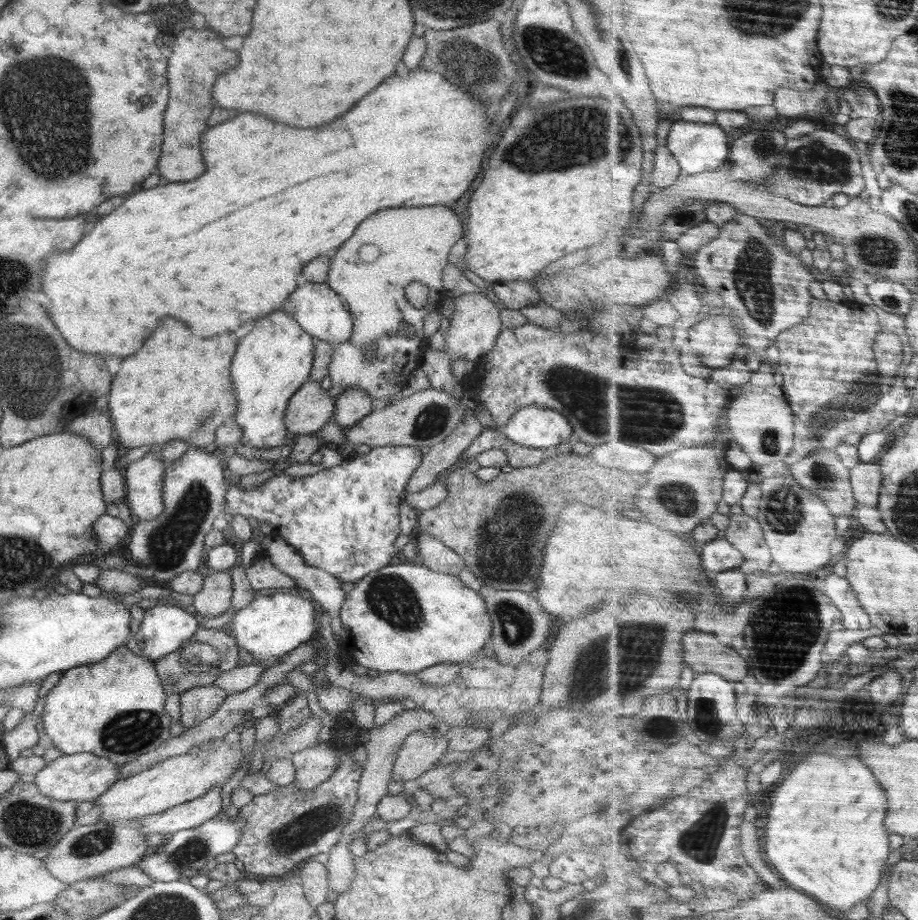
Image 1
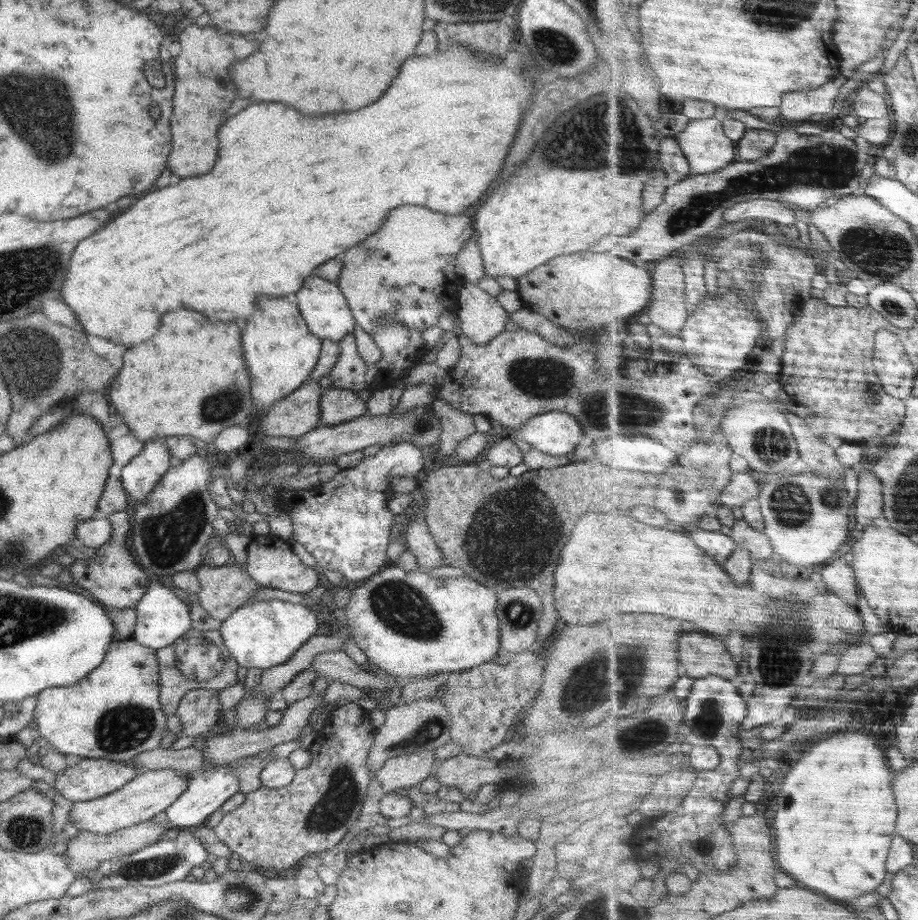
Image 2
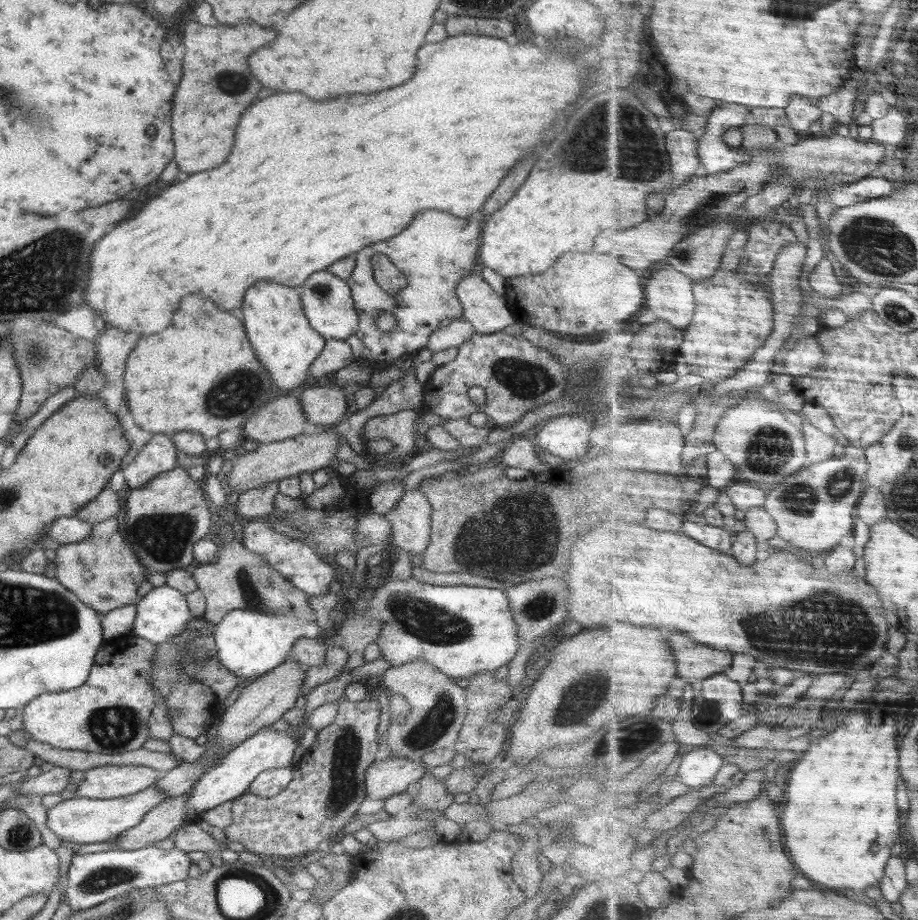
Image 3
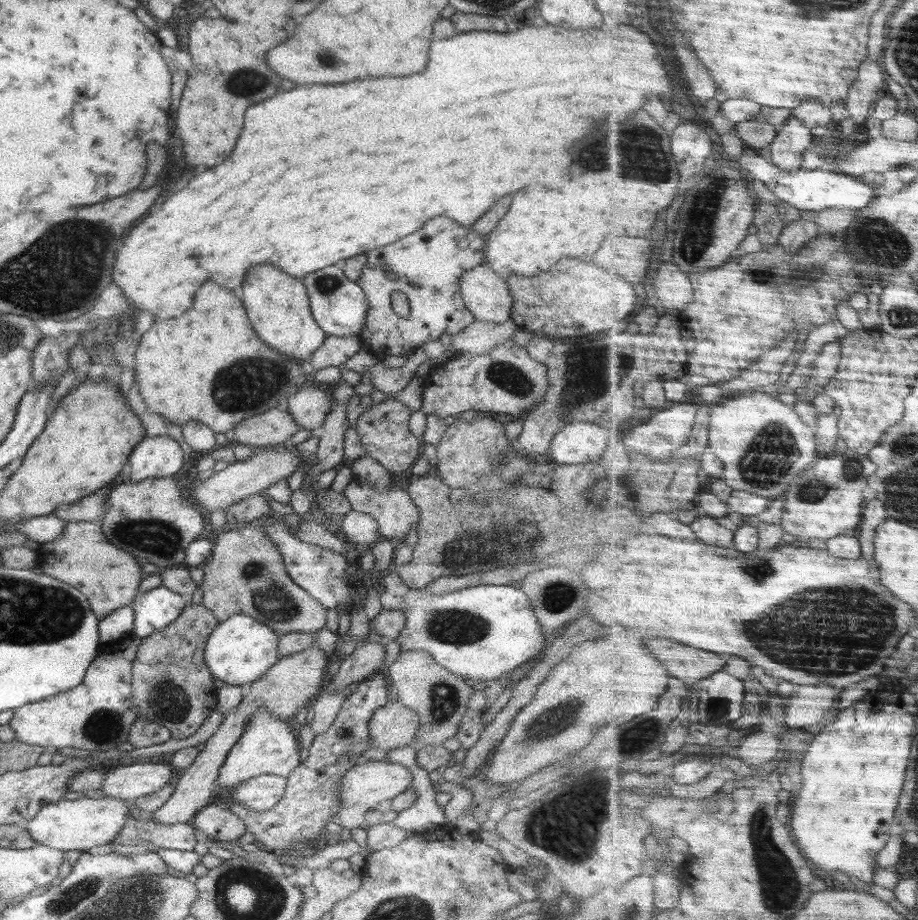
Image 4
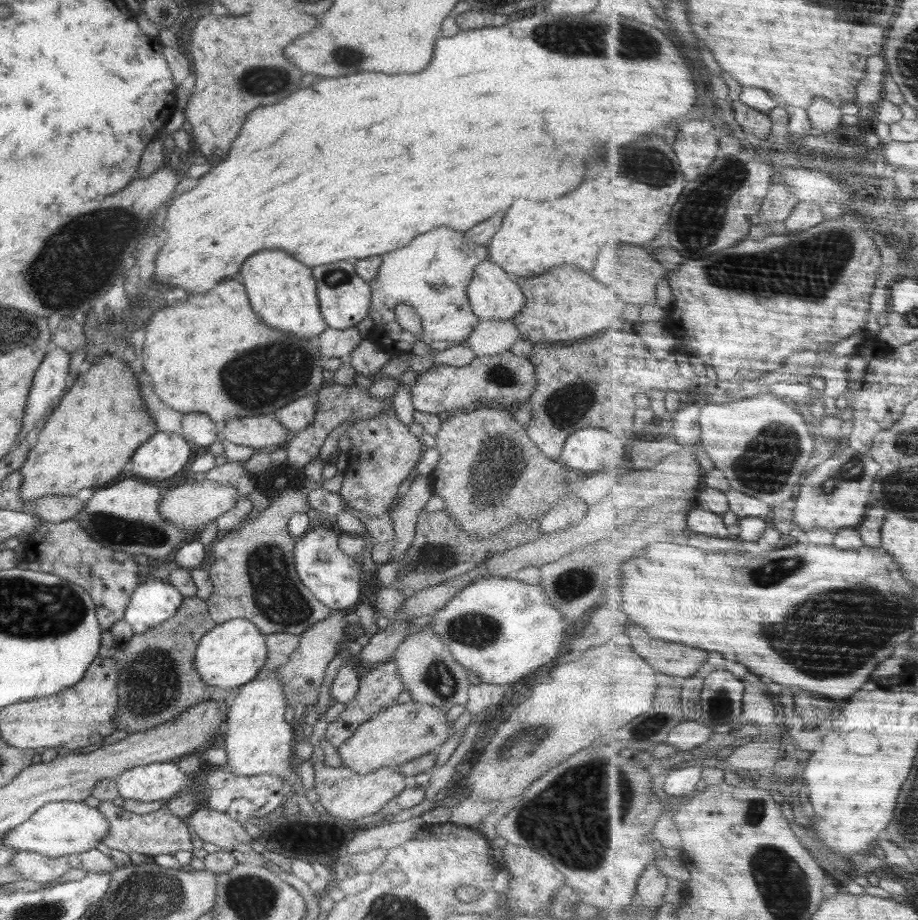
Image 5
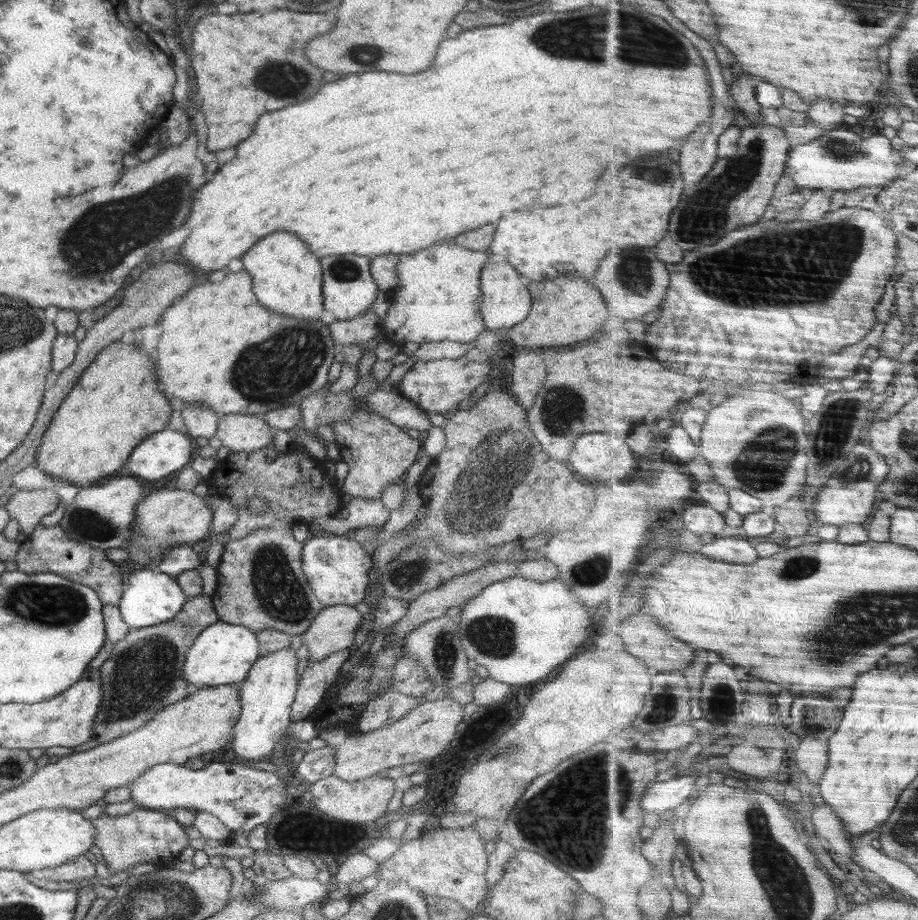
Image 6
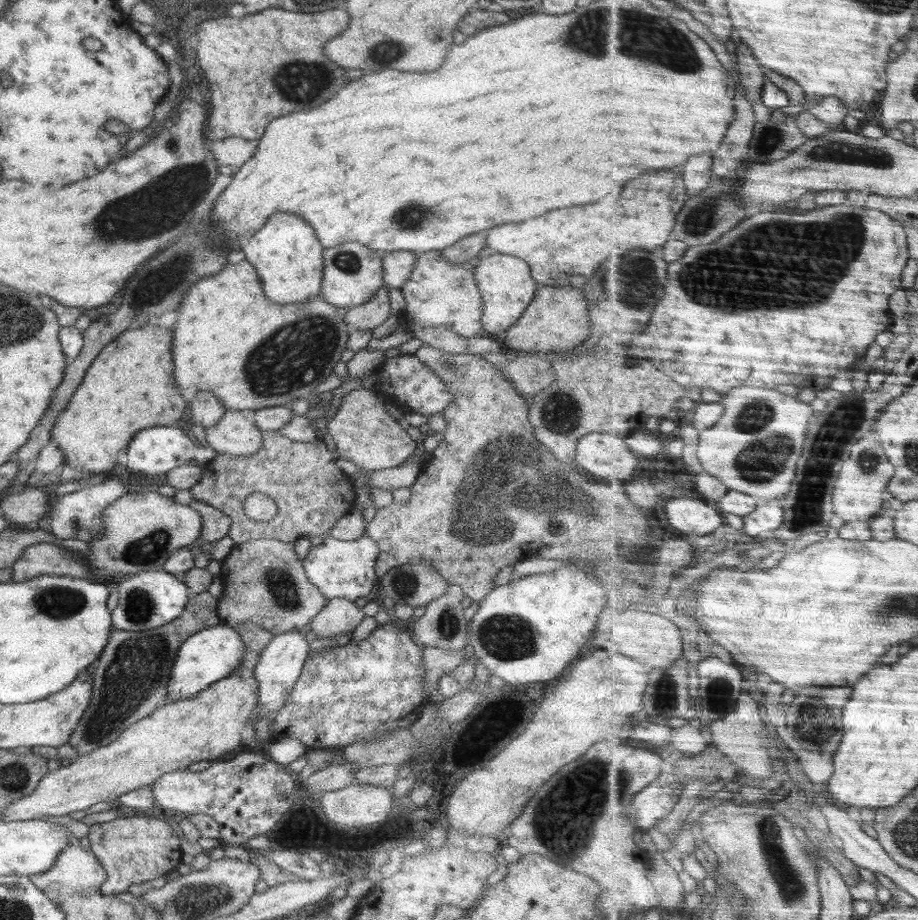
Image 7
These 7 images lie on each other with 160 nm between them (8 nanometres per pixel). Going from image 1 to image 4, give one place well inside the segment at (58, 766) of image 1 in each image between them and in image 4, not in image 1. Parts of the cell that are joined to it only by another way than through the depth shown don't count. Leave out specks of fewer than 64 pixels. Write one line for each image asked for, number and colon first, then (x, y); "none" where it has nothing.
2: (91, 778)
3: (111, 781)
4: (128, 782)

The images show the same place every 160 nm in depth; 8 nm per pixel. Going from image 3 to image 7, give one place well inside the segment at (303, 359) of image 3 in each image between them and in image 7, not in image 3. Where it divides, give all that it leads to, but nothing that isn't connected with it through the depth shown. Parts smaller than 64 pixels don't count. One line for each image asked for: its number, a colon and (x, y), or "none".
4: (278, 305)
5: (282, 291)
6: (286, 275)
7: (288, 257)

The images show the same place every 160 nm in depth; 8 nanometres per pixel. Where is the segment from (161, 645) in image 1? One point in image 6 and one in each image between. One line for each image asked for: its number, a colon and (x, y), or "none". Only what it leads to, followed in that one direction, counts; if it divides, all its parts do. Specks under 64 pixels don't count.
2: (162, 618)
3: (162, 613)
4: (153, 610)
5: (154, 601)
6: (149, 598)

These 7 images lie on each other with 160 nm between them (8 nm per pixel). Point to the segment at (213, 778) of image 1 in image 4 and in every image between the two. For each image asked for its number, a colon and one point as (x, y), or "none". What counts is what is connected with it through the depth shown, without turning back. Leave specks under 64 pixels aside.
2: (149, 793)
3: (75, 819)
4: (93, 820)

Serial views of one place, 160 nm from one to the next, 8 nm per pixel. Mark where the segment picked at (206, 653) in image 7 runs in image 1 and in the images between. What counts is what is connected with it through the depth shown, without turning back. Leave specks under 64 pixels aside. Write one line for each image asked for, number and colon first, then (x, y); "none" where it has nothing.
1: (272, 625)
2: (262, 634)
3: (249, 643)
4: (238, 651)
5: (231, 654)
6: (222, 654)

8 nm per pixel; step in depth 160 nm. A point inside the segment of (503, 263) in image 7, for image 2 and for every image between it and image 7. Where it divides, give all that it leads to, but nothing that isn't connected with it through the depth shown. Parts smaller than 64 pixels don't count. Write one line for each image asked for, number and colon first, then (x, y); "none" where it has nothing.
2: (482, 316)
3: (488, 312)
4: (486, 295)
5: (493, 294)
6: (506, 301)

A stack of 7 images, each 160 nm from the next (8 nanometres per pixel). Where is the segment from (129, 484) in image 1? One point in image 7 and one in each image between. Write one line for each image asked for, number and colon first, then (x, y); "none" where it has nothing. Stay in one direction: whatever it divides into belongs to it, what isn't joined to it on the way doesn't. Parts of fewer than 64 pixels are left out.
2: (140, 476)
3: (158, 456)
4: (160, 456)
5: (165, 453)
6: (162, 453)
7: (153, 451)

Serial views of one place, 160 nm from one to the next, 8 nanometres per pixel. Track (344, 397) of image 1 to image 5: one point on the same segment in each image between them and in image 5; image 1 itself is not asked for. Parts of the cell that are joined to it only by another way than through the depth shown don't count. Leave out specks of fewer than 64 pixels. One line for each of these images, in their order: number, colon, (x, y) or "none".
2: (337, 406)
3: (323, 404)
4: (309, 407)
5: (296, 415)

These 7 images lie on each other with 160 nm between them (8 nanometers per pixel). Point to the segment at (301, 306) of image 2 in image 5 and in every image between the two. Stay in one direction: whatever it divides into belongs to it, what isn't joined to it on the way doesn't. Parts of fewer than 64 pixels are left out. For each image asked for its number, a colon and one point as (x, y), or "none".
3: (327, 302)
4: (339, 306)
5: (344, 298)

